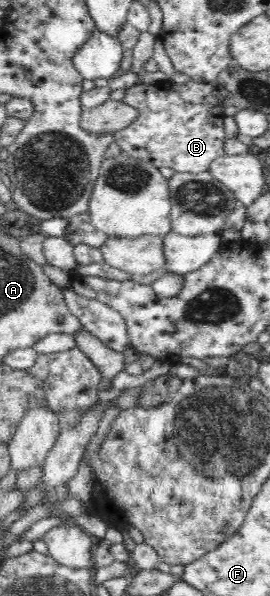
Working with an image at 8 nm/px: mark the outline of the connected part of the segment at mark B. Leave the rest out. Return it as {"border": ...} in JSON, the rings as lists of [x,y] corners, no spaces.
{"border":[[[171,81],[133,85],[126,90],[122,99],[130,107],[138,111],[137,120],[131,125],[115,132],[115,141],[123,152],[133,159],[143,163],[152,163],[157,168],[171,168],[175,172],[203,172],[210,171],[210,165],[222,155],[226,154],[224,143],[226,131],[224,130],[225,107],[214,95],[210,83],[191,81],[185,85],[177,85]]]}

